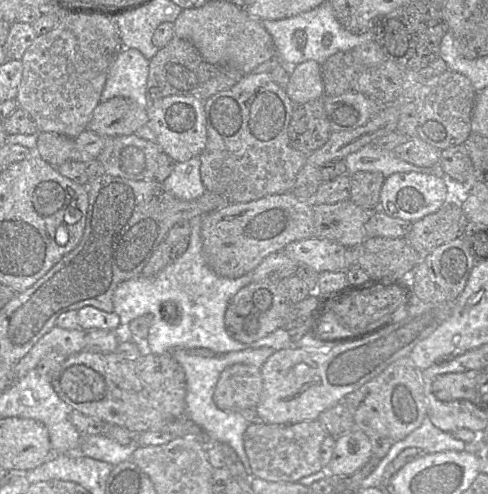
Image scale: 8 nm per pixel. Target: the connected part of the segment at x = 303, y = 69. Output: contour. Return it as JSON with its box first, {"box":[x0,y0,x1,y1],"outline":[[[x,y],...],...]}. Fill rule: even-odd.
{"box":[285,60,324,106],"outline":[[[308,60],[292,67],[285,91],[295,106],[322,98],[324,84],[321,65]]]}

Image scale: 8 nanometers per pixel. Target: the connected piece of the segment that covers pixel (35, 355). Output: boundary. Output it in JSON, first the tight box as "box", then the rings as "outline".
{"box":[14,326,86,380],"outline":[[[54,326],[16,364],[14,368],[15,380],[24,377],[30,370],[35,369],[39,361],[51,351],[63,351],[66,355],[83,351],[85,335],[86,331],[80,328],[68,330]]]}

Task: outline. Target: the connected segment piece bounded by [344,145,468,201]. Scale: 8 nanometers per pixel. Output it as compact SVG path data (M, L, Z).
M367 145L360 150L347 155L345 158L347 174L367 171L381 173L385 178L400 172L420 172L434 174L441 177L449 192L449 201L457 201L458 193L465 195L465 188L446 175L439 165L432 167L419 167L398 158L393 151L383 150L374 145Z

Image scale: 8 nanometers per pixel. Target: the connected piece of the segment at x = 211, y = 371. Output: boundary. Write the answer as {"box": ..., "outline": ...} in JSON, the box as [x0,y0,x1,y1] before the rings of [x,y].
{"box":[113,216,293,476],"outline":[[[196,216],[190,220],[190,242],[183,255],[172,261],[155,277],[147,278],[142,275],[121,282],[113,294],[114,311],[120,318],[120,325],[126,328],[129,323],[142,316],[152,315],[146,340],[146,349],[153,354],[171,354],[184,368],[187,380],[186,407],[190,418],[203,430],[204,436],[211,443],[226,443],[230,445],[241,460],[246,472],[251,476],[251,466],[244,447],[244,433],[250,422],[240,412],[226,412],[219,409],[213,401],[213,394],[222,371],[231,366],[225,362],[224,355],[214,355],[212,351],[228,353],[246,349],[258,349],[269,347],[275,351],[293,347],[289,333],[280,328],[264,338],[250,344],[244,344],[231,338],[225,329],[225,312],[233,296],[244,286],[251,283],[251,272],[239,278],[225,278],[217,275],[207,264],[203,253],[201,237],[202,216]]]}

